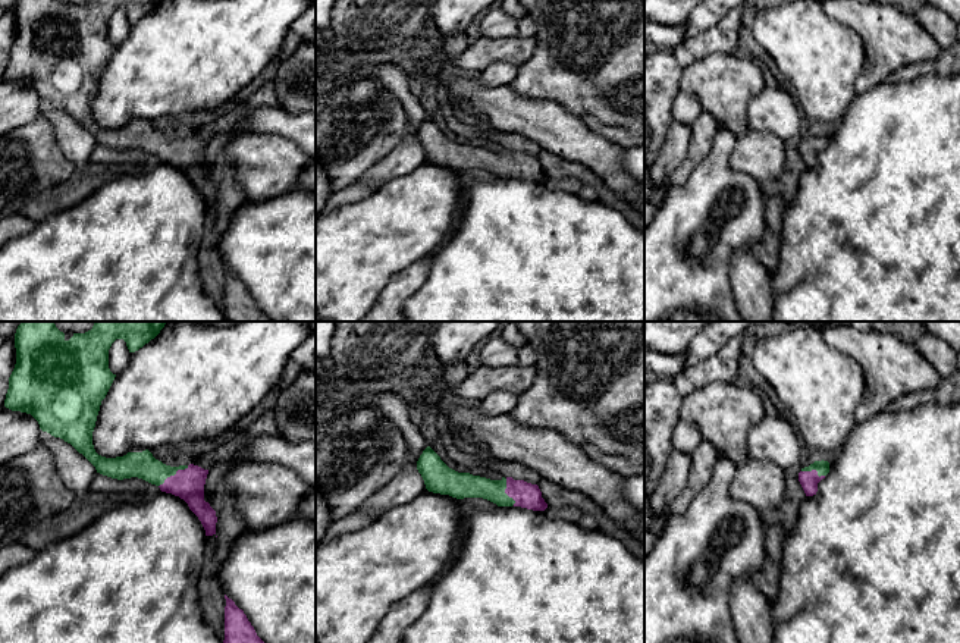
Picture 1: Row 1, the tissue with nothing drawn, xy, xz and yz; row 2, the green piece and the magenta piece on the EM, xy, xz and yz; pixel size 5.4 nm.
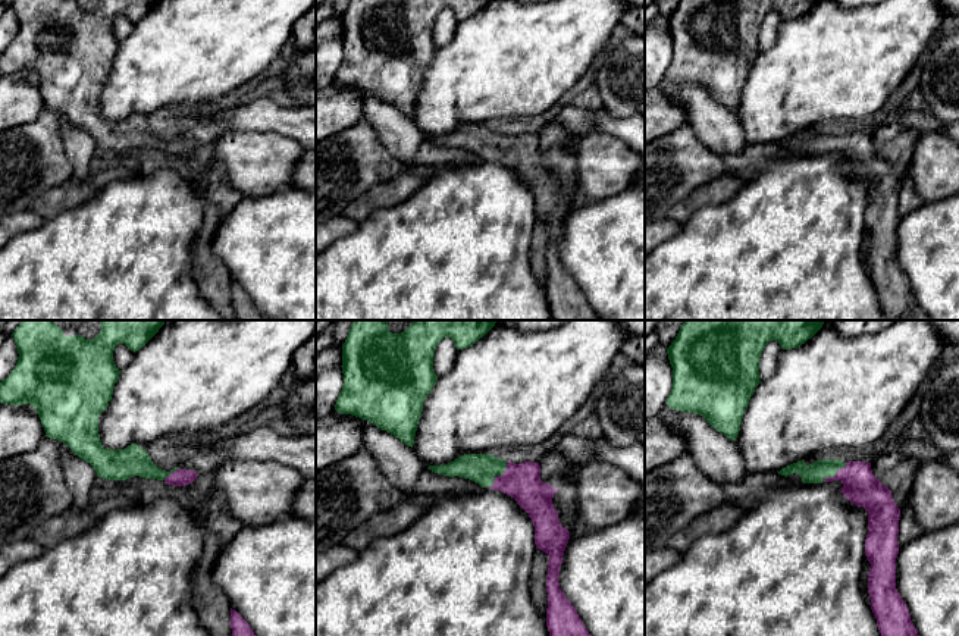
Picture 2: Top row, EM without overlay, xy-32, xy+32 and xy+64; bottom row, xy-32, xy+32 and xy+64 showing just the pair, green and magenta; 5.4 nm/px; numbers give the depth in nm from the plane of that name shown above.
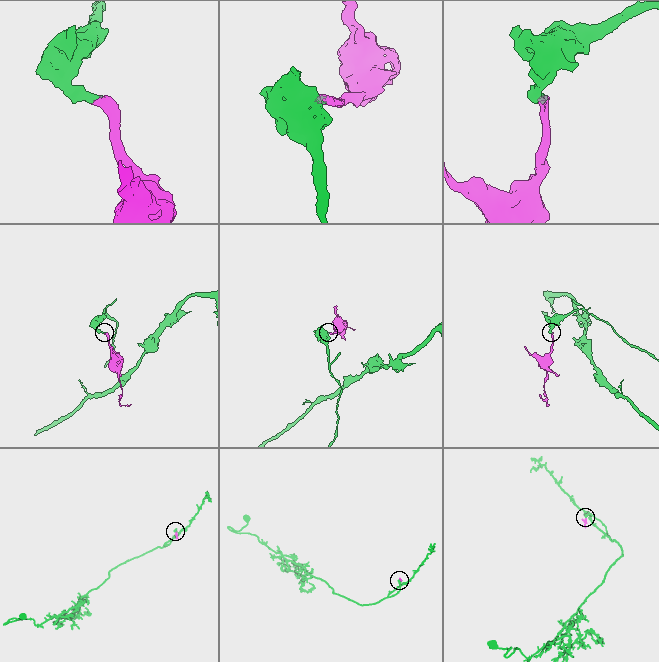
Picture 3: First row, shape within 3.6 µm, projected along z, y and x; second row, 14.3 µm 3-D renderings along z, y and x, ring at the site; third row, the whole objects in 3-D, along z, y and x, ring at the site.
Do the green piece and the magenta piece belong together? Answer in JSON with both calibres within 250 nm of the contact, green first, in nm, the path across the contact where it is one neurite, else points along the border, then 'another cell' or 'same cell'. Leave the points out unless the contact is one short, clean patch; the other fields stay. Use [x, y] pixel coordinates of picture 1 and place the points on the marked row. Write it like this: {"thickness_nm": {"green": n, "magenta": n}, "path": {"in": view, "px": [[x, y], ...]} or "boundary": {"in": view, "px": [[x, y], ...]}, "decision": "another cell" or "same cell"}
{"thickness_nm": {"green": 150, "magenta": 170}, "path": {"in": "xy", "px": [[144, 466], [160, 474], [173, 474], [188, 485]]}, "decision": "same cell"}

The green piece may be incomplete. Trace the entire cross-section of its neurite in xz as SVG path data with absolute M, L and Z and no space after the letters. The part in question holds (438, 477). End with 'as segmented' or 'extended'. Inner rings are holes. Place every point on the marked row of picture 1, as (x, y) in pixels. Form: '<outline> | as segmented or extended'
M430 446L420 455L417 470L426 489L433 493L449 495L457 499L483 498L498 506L514 505L533 511L548 508L537 484L512 477L490 480L470 473L458 473L449 468Z | extended

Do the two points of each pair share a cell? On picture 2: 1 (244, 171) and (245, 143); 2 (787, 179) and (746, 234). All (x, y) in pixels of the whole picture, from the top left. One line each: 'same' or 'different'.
1: same
2: same

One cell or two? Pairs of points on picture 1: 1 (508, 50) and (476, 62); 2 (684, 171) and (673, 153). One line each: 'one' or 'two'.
1: one
2: two

